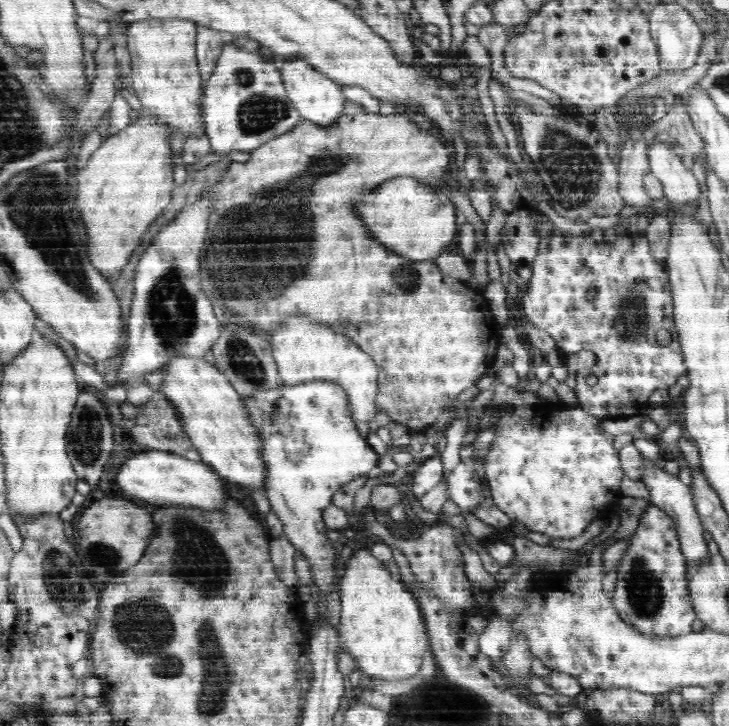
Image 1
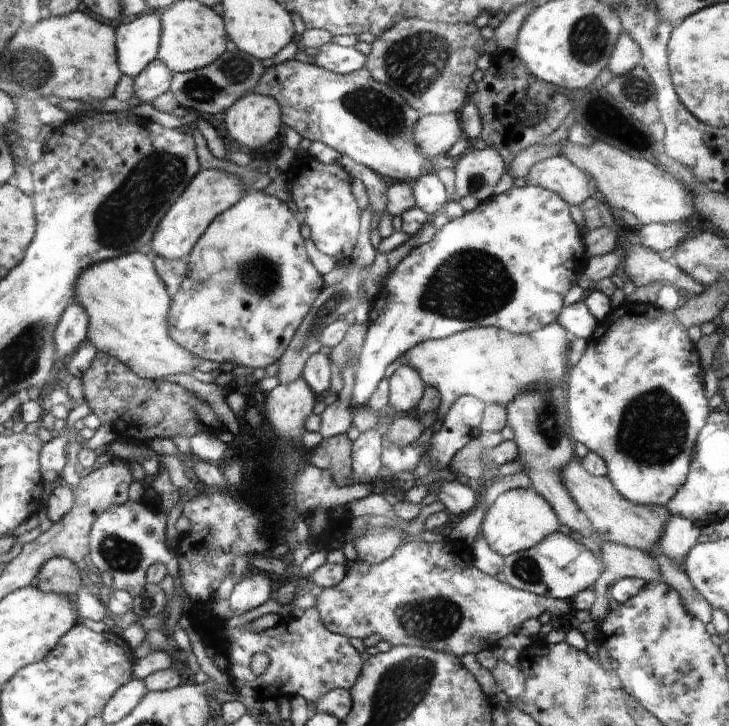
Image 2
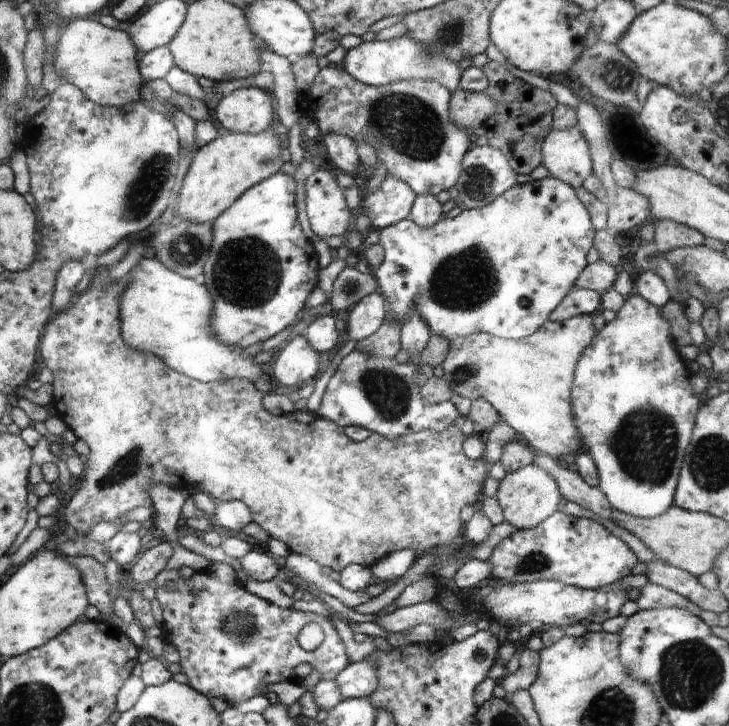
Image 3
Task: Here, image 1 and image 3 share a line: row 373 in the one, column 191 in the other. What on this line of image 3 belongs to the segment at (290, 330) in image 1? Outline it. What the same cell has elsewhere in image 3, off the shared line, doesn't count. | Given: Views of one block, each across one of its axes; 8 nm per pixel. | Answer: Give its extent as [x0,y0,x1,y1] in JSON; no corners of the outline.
[122,258,265,382]

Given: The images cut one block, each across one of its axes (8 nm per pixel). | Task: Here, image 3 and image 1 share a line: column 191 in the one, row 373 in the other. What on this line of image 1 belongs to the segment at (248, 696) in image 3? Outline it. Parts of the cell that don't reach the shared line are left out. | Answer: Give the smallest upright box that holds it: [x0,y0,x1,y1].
[522,233,687,420]

